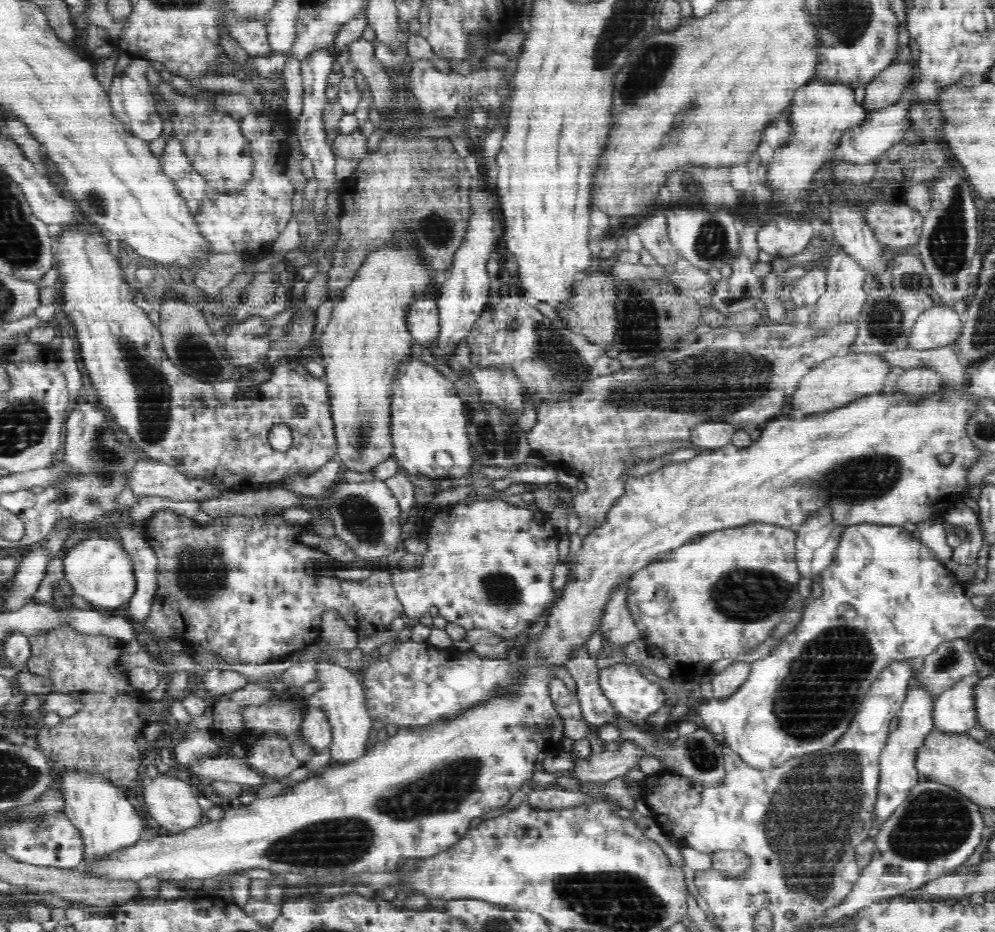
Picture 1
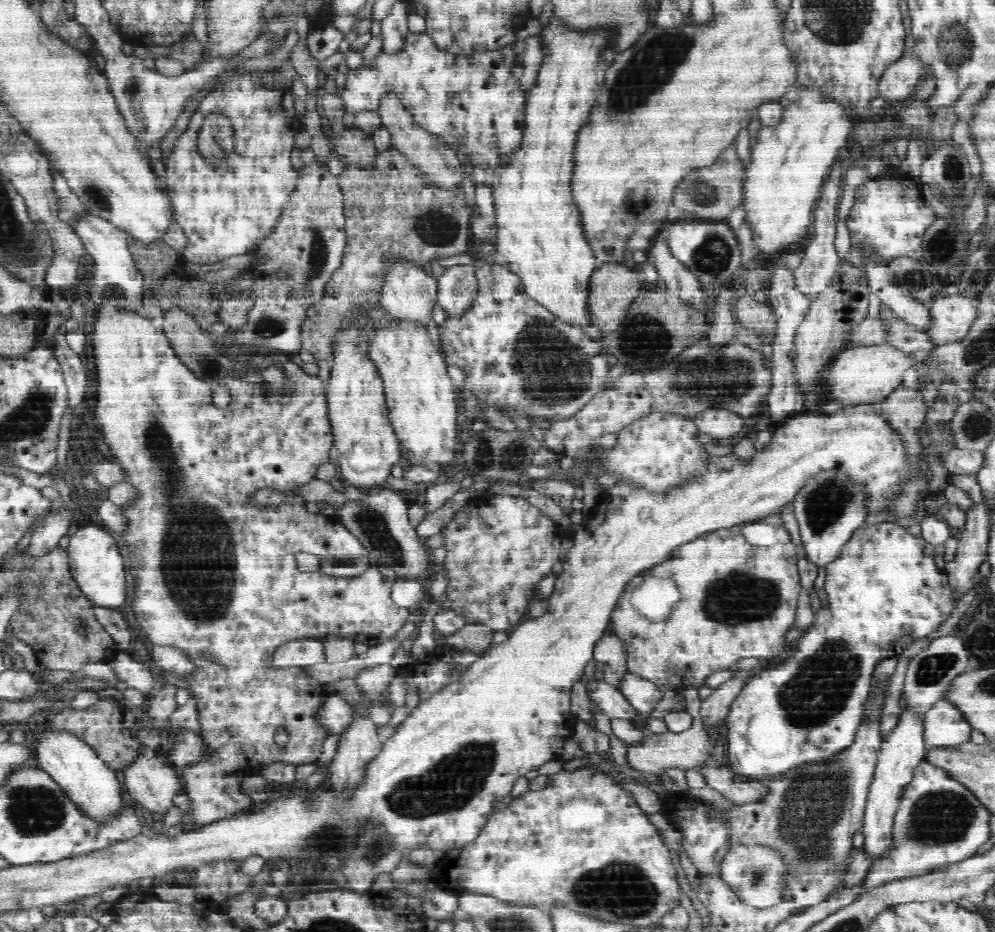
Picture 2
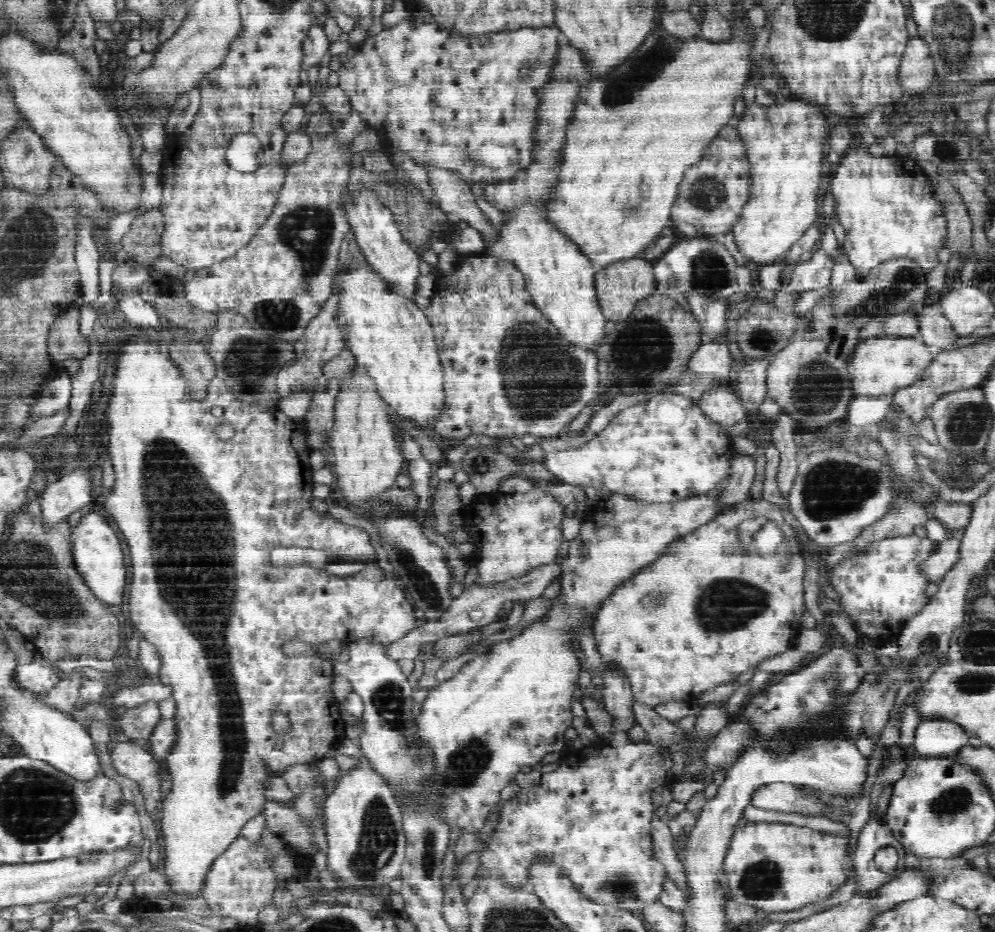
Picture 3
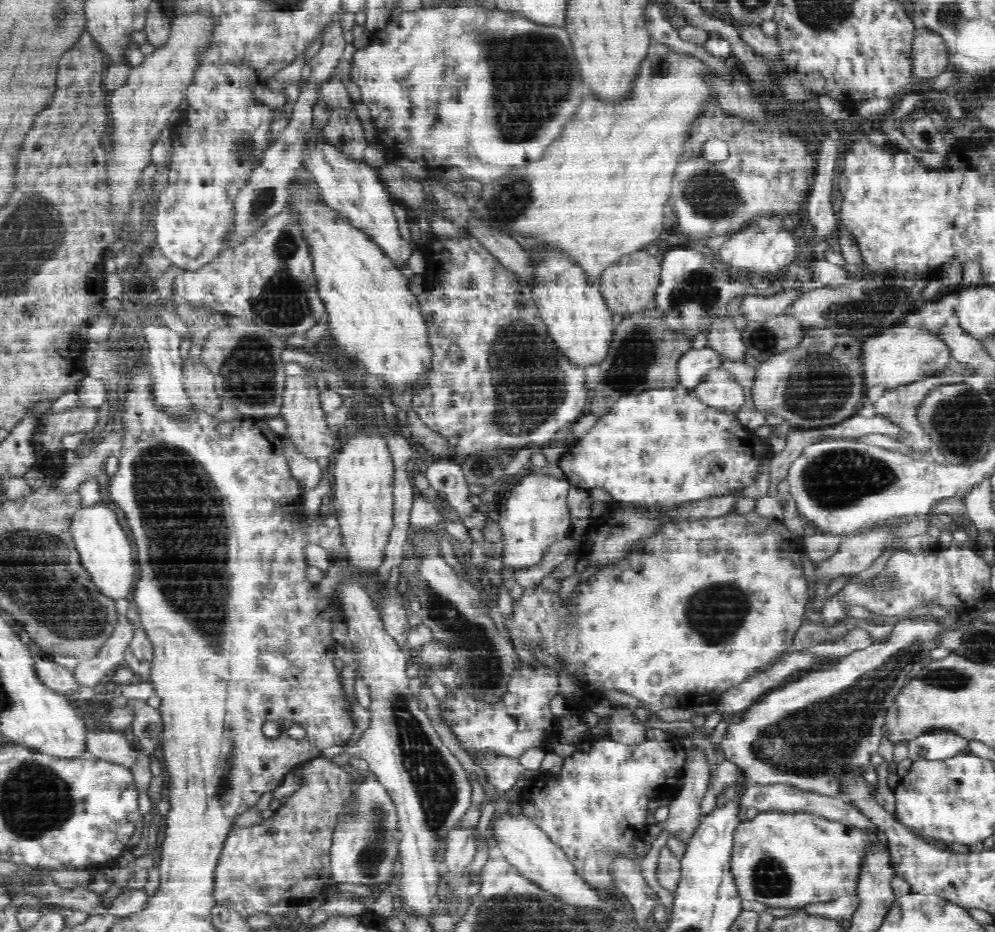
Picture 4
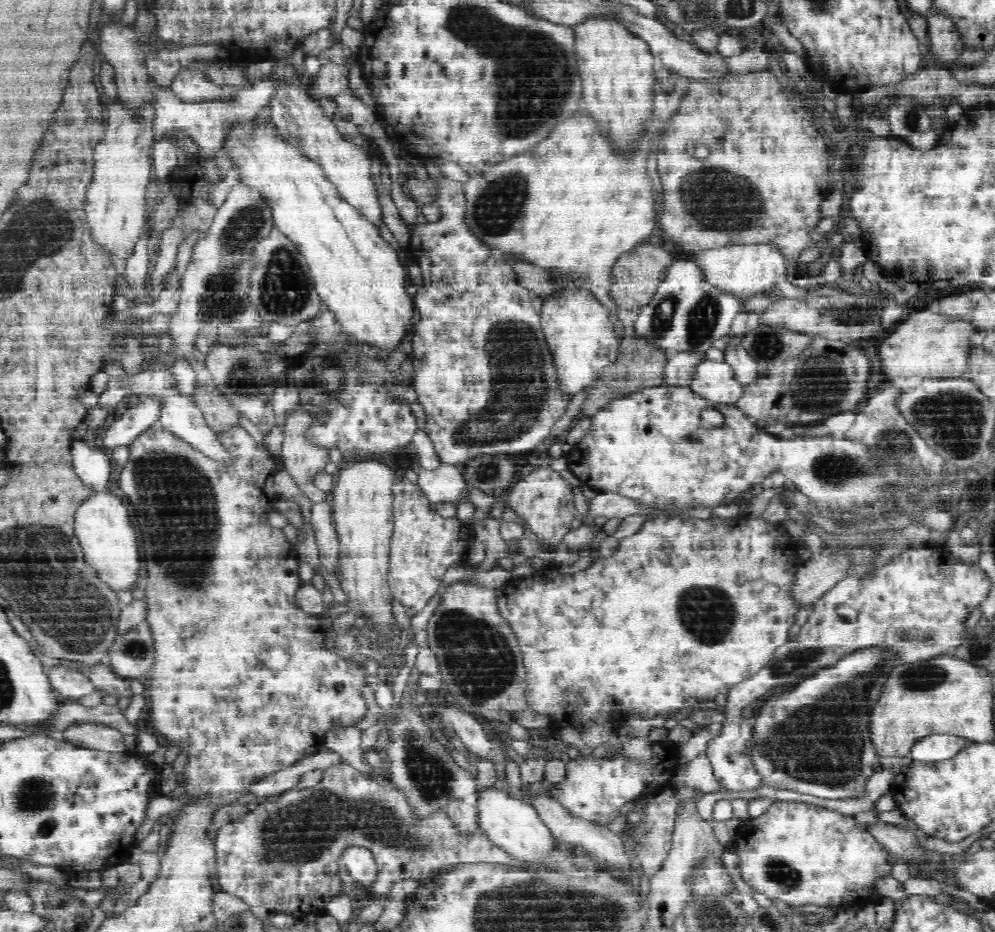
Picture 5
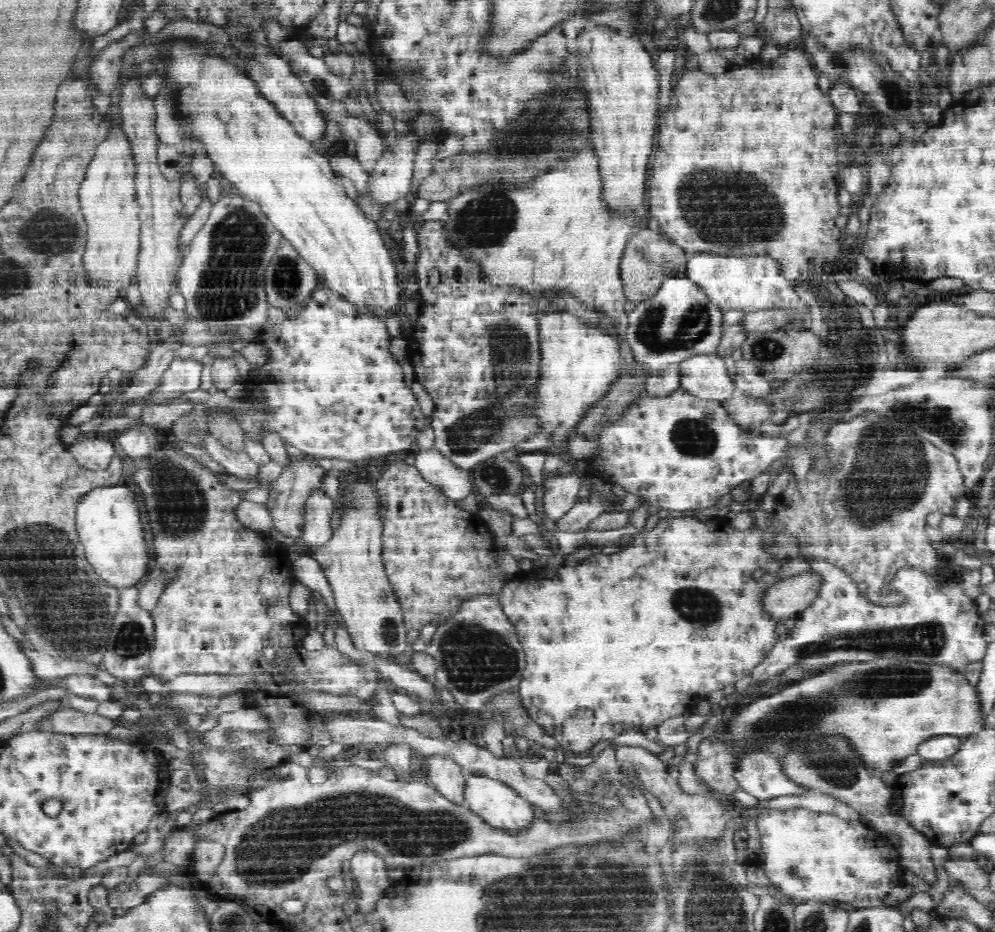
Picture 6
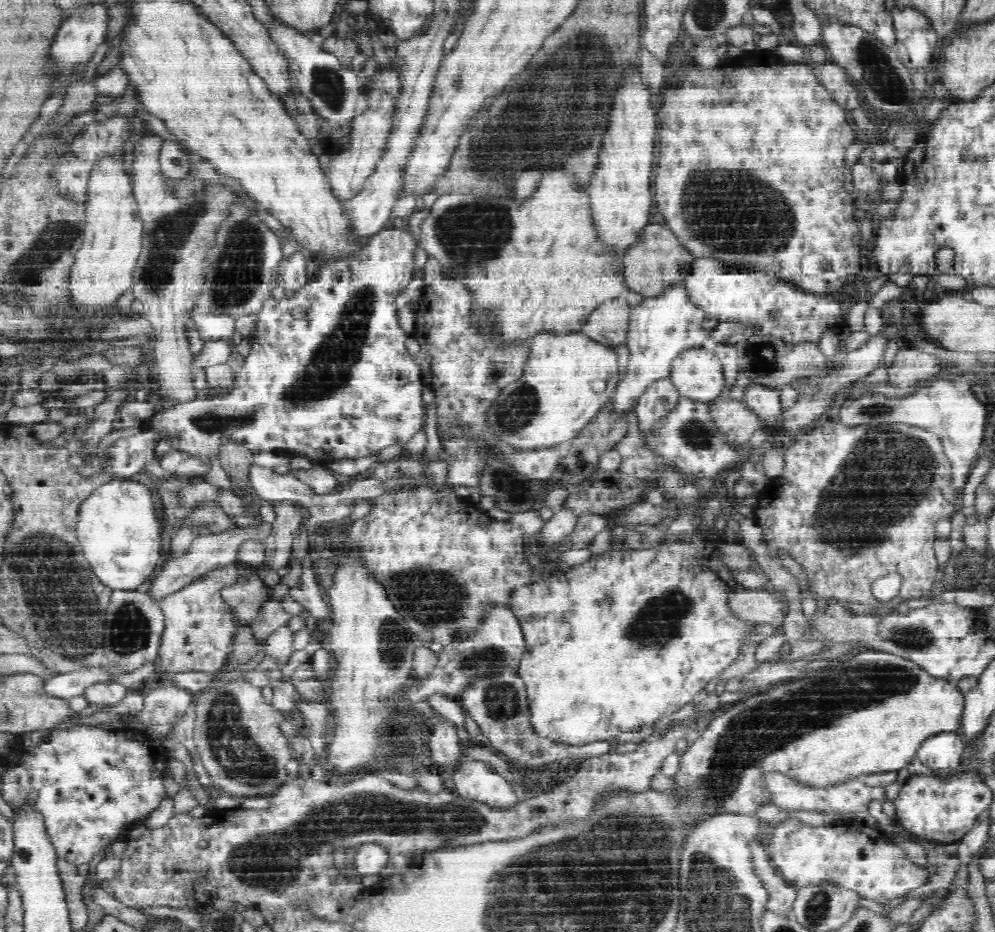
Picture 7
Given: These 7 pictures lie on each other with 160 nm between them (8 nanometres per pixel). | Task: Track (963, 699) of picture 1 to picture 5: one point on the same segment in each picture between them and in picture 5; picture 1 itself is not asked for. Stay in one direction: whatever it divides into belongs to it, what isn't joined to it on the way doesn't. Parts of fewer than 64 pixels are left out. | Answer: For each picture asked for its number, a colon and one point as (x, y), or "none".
2: (943, 727)
3: (933, 738)
4: (938, 745)
5: (936, 748)

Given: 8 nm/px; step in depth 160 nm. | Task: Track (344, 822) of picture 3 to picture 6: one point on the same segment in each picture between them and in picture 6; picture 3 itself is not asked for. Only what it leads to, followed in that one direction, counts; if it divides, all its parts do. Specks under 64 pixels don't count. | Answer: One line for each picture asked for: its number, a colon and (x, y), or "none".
4: (362, 849)
5: (360, 862)
6: (369, 869)

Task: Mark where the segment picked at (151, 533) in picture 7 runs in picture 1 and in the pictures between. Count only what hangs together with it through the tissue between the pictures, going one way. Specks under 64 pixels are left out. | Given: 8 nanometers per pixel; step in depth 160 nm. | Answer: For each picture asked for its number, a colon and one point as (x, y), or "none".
1: (100, 570)
2: (98, 566)
3: (97, 550)
4: (106, 552)
5: (102, 523)
6: (109, 525)

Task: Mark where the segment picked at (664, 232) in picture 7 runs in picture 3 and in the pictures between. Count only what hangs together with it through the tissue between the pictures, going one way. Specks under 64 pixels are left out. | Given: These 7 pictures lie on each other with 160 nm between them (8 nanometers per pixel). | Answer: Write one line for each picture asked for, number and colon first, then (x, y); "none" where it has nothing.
3: (621, 287)
4: (630, 284)
5: (637, 274)
6: (650, 258)

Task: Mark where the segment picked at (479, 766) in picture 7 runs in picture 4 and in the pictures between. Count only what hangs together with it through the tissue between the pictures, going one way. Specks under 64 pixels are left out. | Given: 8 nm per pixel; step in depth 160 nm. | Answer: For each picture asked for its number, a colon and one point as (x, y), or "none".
4: (524, 845)
5: (513, 824)
6: (499, 804)

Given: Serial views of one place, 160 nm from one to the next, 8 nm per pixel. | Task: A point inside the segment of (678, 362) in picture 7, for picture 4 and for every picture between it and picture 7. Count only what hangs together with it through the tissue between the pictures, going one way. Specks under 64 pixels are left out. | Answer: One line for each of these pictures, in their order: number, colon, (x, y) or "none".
4: (719, 388)
5: (713, 380)
6: (705, 376)

